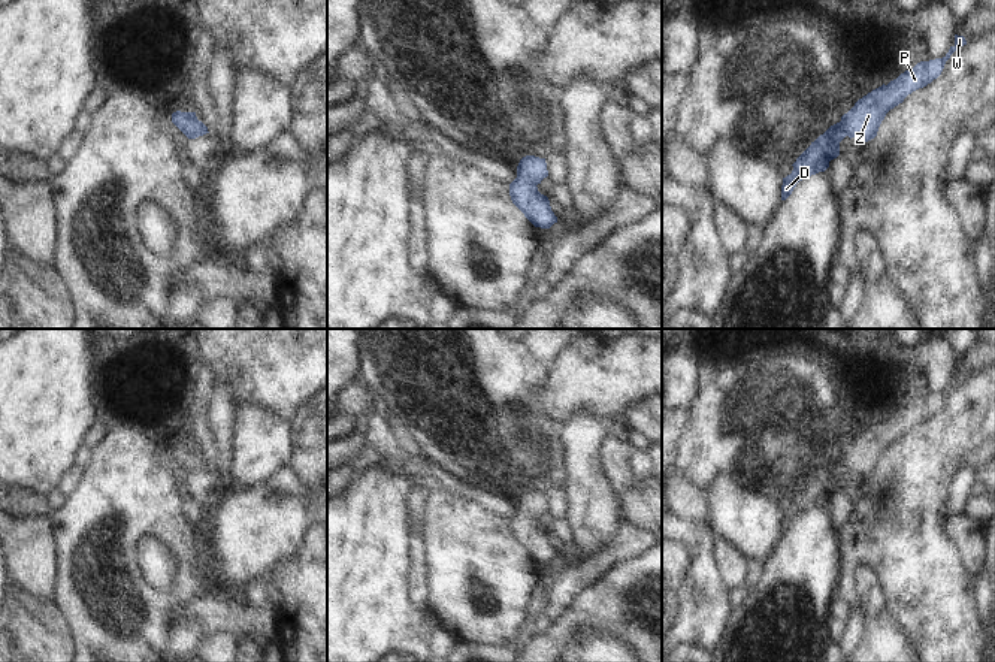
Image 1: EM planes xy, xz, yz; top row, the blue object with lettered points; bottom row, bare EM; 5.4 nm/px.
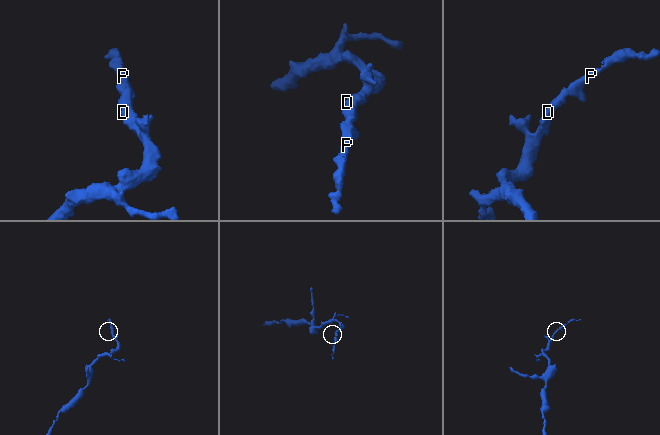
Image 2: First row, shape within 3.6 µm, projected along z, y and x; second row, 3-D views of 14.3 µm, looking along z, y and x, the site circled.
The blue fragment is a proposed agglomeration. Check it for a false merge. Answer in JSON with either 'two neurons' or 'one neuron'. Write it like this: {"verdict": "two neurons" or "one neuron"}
{"verdict": "one neuron"}

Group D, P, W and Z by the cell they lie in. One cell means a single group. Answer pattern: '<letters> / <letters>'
D P W Z

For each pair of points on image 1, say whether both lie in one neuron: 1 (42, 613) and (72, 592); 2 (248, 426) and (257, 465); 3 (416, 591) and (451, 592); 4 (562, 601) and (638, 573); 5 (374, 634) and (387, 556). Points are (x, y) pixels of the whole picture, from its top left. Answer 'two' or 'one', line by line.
1: two
2: one
3: two
4: two
5: one

